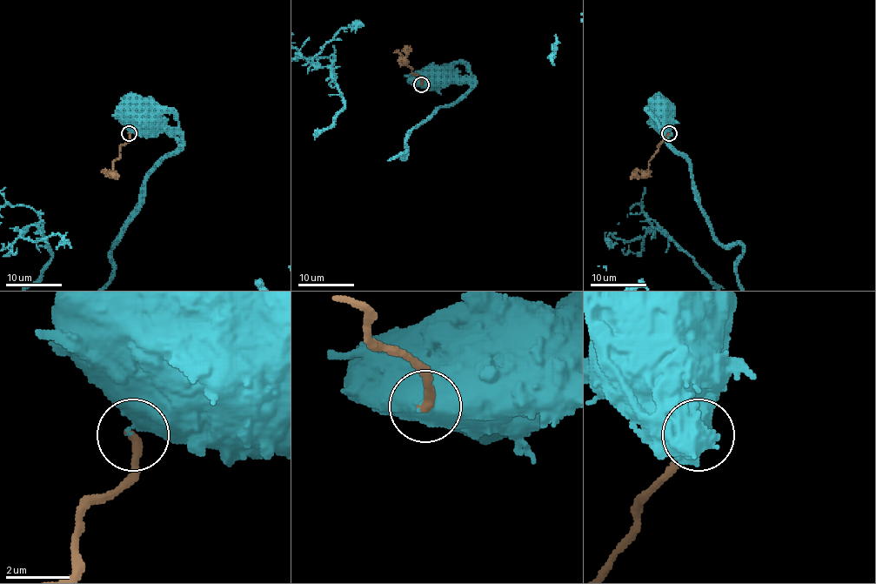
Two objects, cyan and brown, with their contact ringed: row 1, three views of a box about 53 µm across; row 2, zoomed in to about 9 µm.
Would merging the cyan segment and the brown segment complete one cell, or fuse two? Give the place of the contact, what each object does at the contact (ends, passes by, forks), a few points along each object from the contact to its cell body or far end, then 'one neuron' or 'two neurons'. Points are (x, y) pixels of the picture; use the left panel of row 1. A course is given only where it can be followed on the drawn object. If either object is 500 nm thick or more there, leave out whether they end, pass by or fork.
at (129, 133); cyan ends there; brown ends there; cyan runs (129, 132), (129, 114), (138, 109); brown runs (129, 132), (129, 140), (120, 147), (119, 157), (113, 162), (113, 176), (117, 179); two neurons

